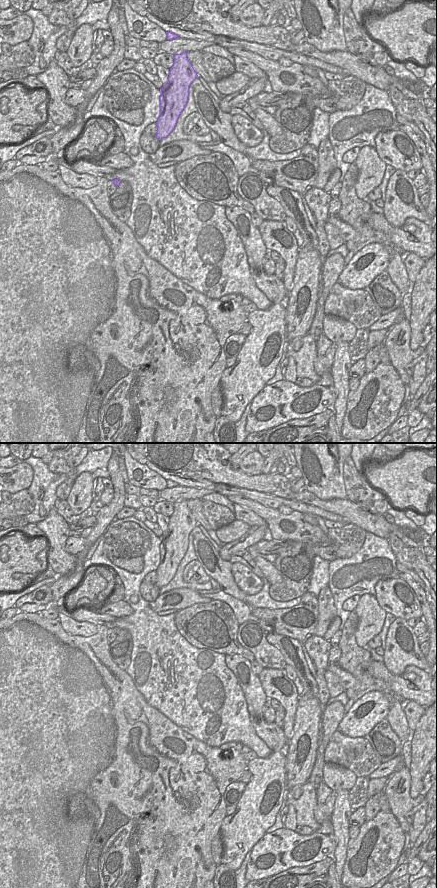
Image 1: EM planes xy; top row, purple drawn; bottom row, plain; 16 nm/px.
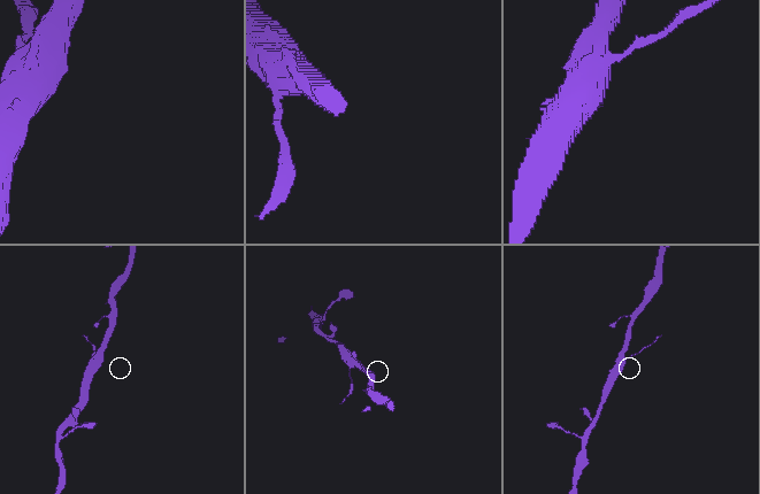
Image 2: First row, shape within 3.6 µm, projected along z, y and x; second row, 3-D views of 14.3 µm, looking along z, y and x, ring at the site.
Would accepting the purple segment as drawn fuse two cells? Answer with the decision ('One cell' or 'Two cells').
Two cells

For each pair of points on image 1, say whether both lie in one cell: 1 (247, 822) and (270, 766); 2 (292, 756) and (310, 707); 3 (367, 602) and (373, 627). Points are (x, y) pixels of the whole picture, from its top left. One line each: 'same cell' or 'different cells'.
1: same cell
2: same cell
3: same cell

